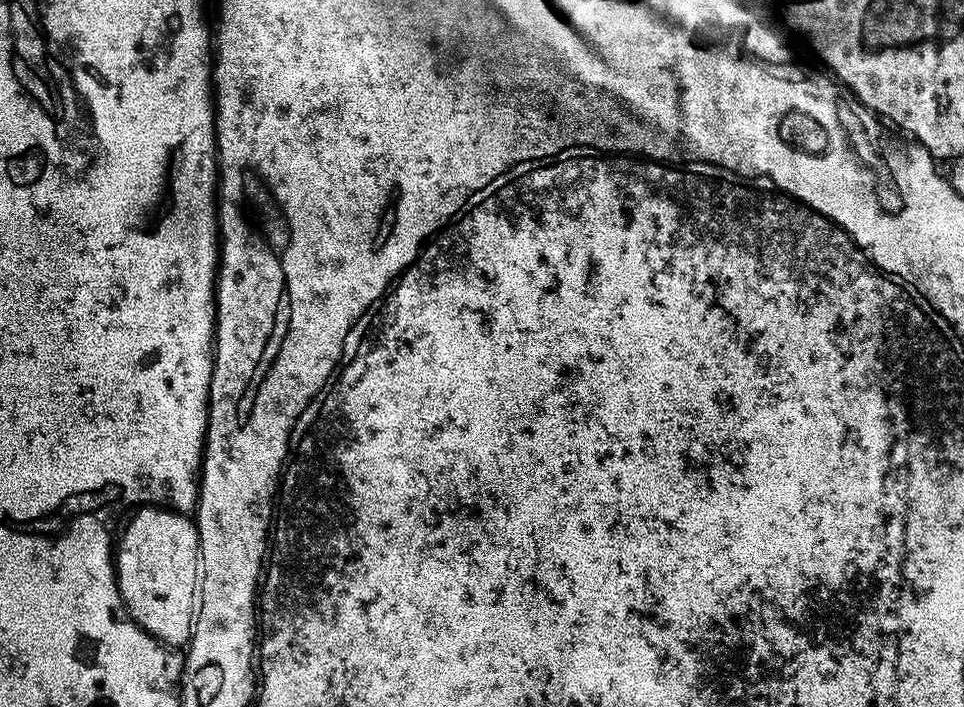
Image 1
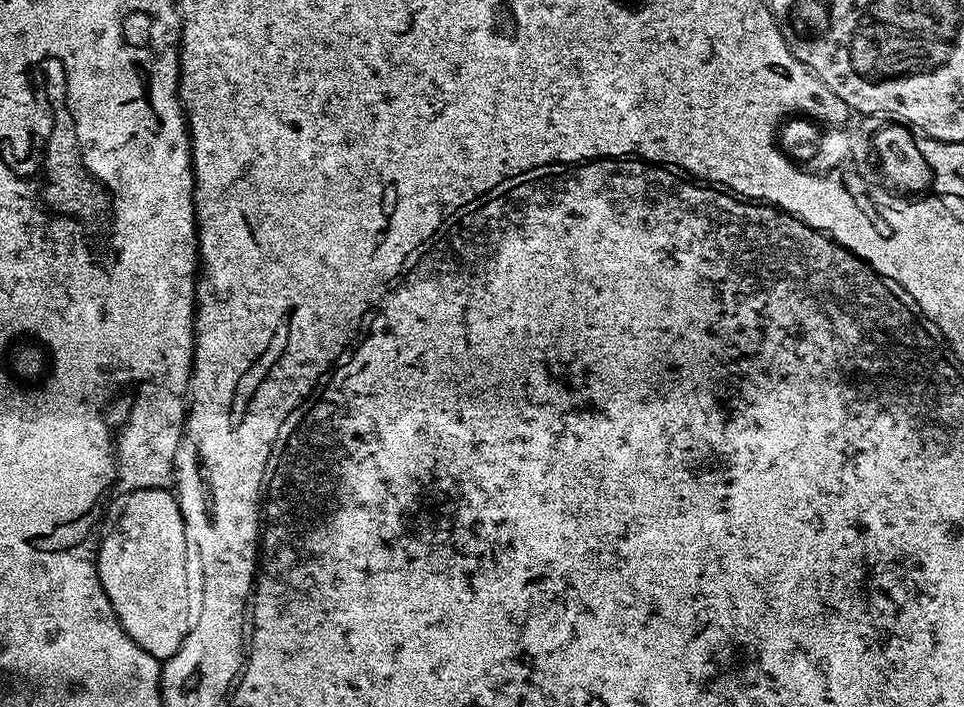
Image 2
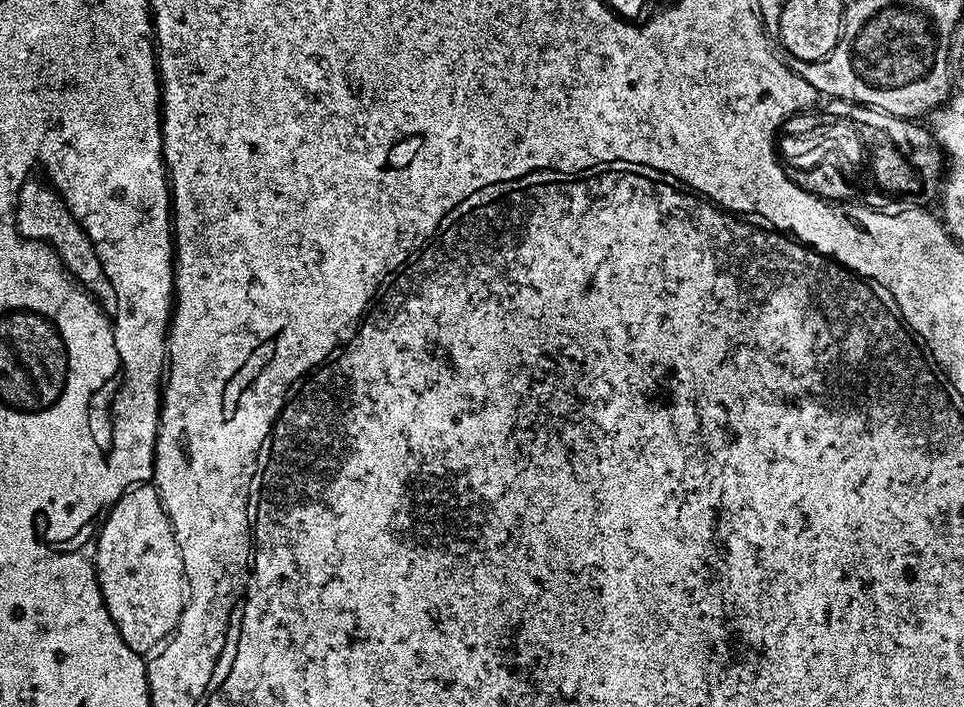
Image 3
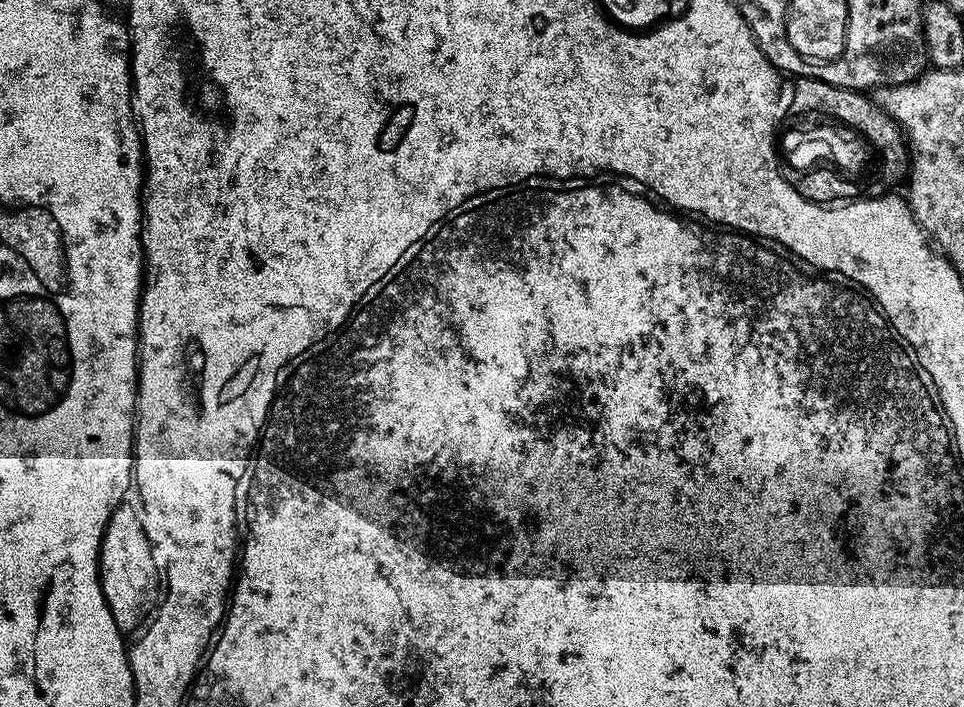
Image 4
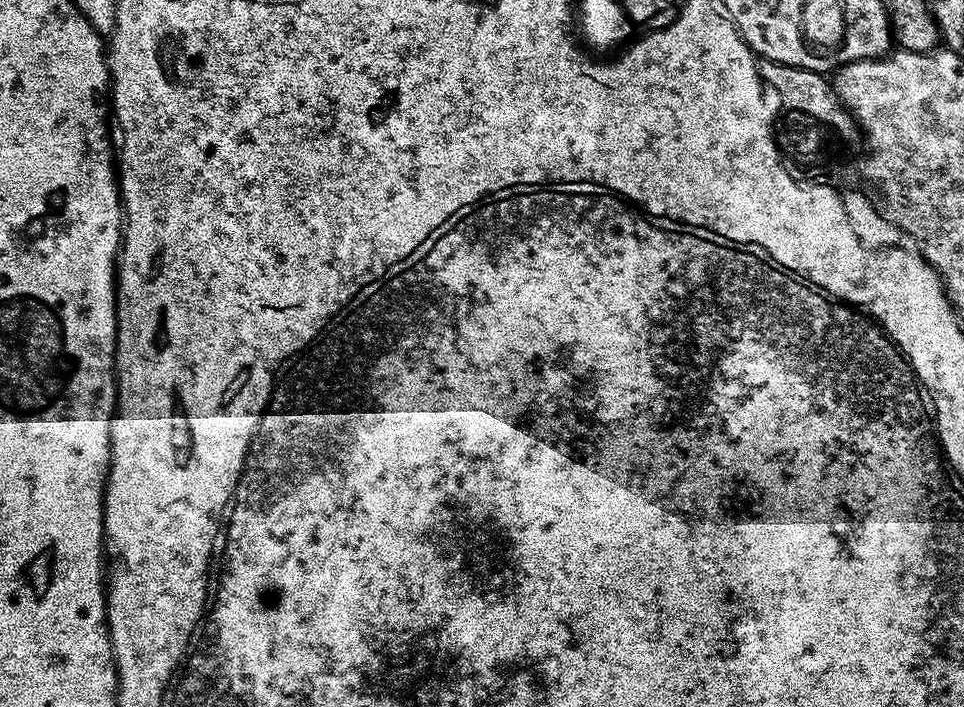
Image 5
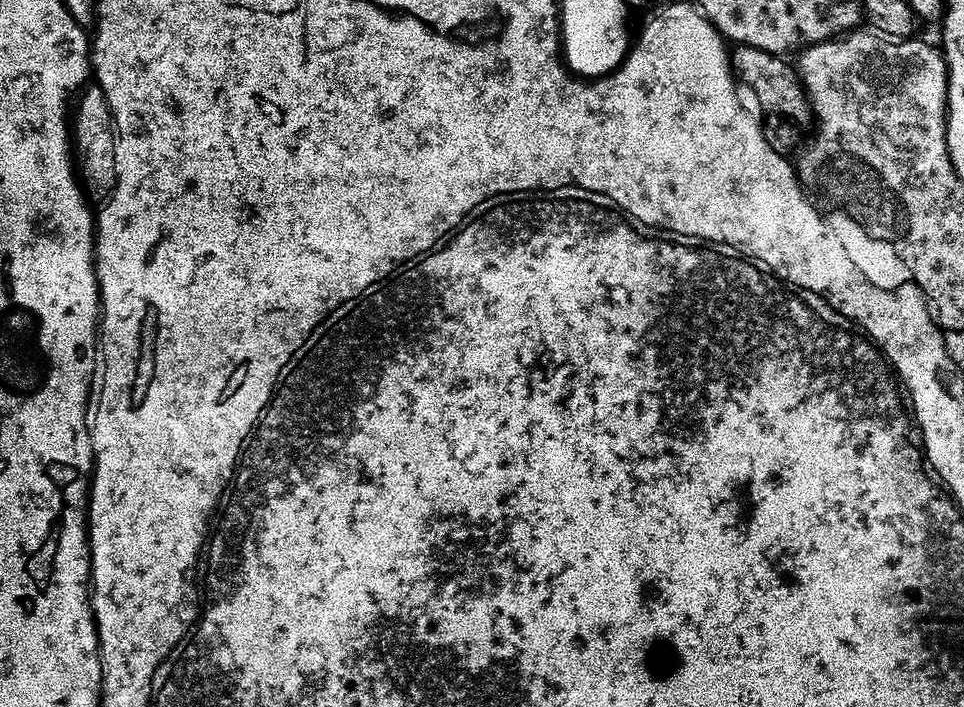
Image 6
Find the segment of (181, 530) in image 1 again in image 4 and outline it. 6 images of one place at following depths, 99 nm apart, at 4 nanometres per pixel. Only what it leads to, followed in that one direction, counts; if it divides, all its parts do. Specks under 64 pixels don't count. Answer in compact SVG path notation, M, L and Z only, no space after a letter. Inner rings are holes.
M135 507L116 508L100 543L100 585L121 633L135 633L141 627L144 599L151 594L155 584L158 584L158 569L152 557L152 547L140 524L139 511Z

